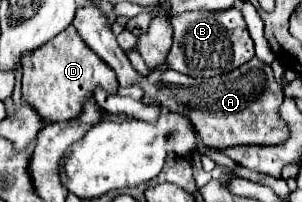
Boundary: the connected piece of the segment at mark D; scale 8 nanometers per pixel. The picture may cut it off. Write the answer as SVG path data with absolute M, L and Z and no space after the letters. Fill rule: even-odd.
M75 27L59 33L51 43L45 43L27 59L23 57L23 103L35 107L37 115L43 115L45 123L61 123L79 117L83 103L93 97L95 89L101 87L109 95L115 95L119 89L115 71L103 63L79 37Z

